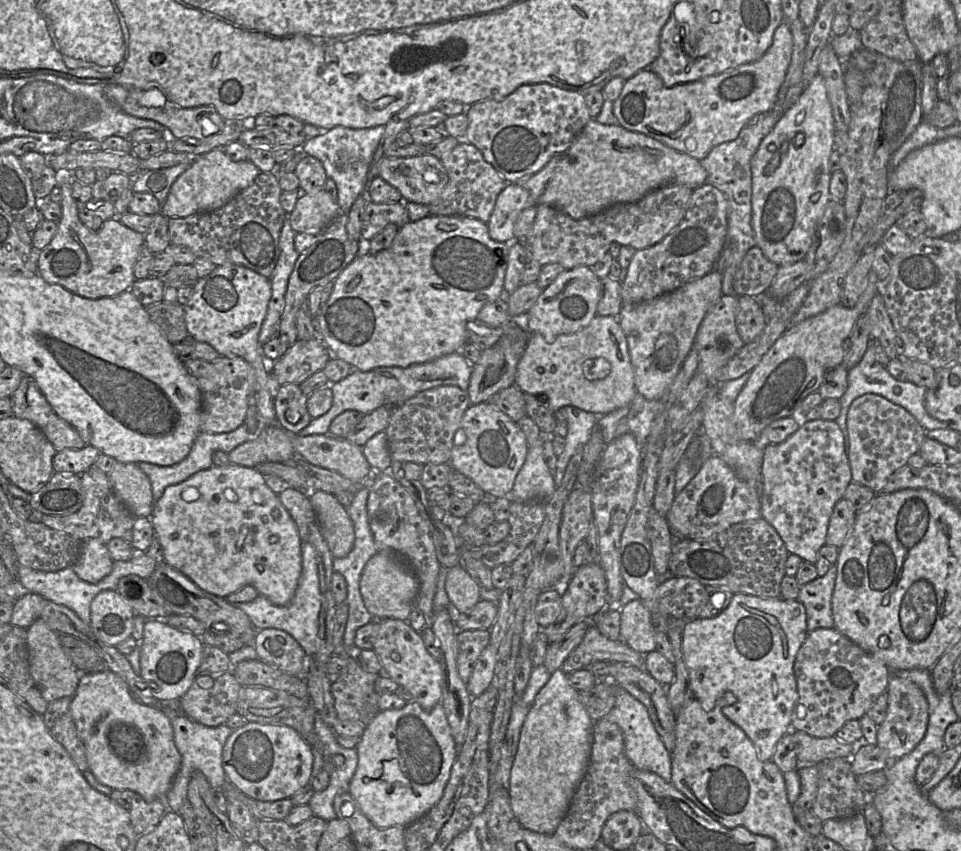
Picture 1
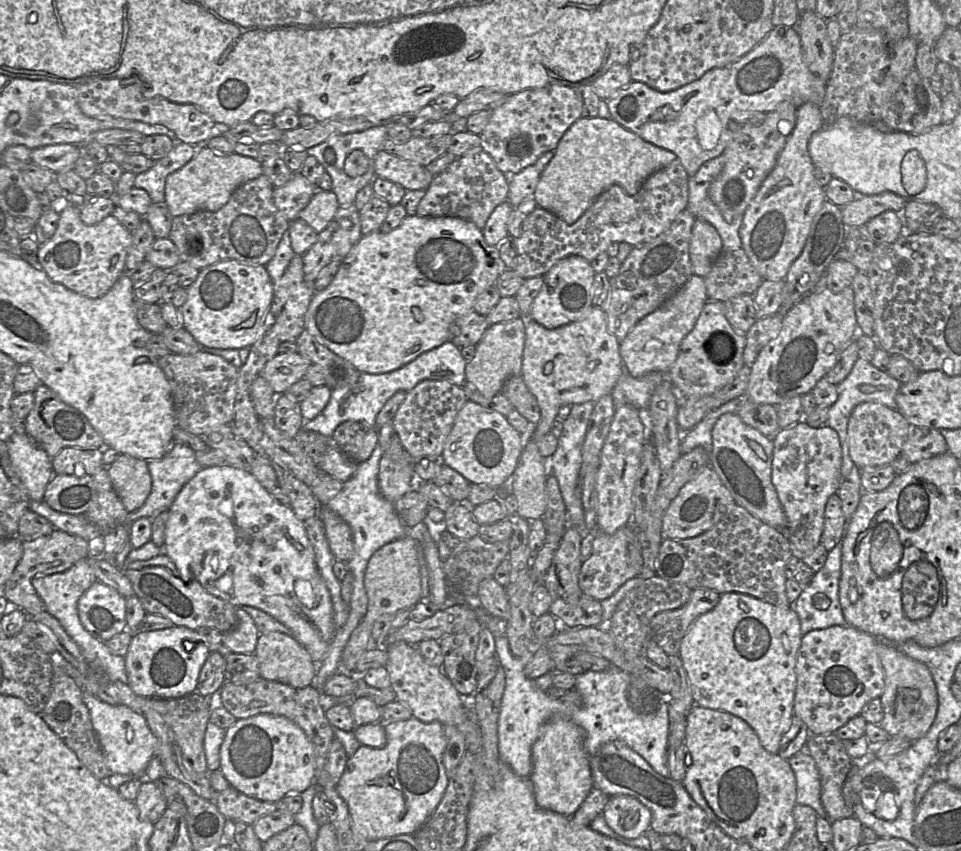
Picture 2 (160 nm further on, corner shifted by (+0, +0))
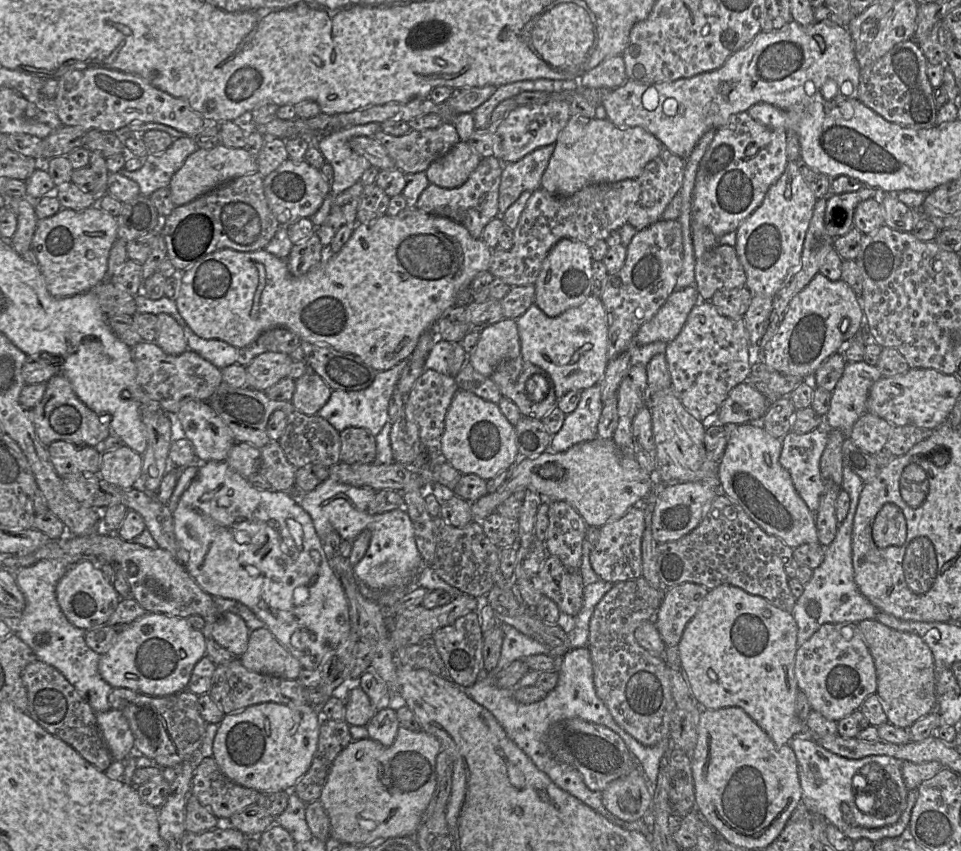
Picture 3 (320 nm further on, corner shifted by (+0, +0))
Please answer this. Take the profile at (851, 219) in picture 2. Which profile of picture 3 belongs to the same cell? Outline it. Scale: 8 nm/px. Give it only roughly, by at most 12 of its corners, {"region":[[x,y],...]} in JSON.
{"region":[[864,185],[827,196],[824,224],[835,239],[854,227],[858,204],[878,195]]}

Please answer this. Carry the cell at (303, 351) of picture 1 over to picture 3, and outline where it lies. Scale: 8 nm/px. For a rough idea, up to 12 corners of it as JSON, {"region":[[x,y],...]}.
{"region":[[266,352],[246,366],[249,388],[265,391],[287,378],[292,362]]}

